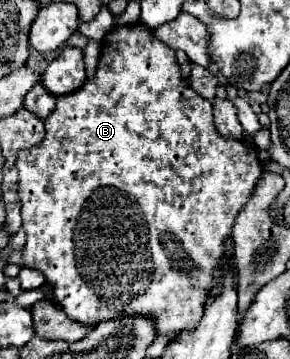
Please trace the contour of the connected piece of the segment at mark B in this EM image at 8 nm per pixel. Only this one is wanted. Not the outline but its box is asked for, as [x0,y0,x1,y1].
[16,23,264,339]

